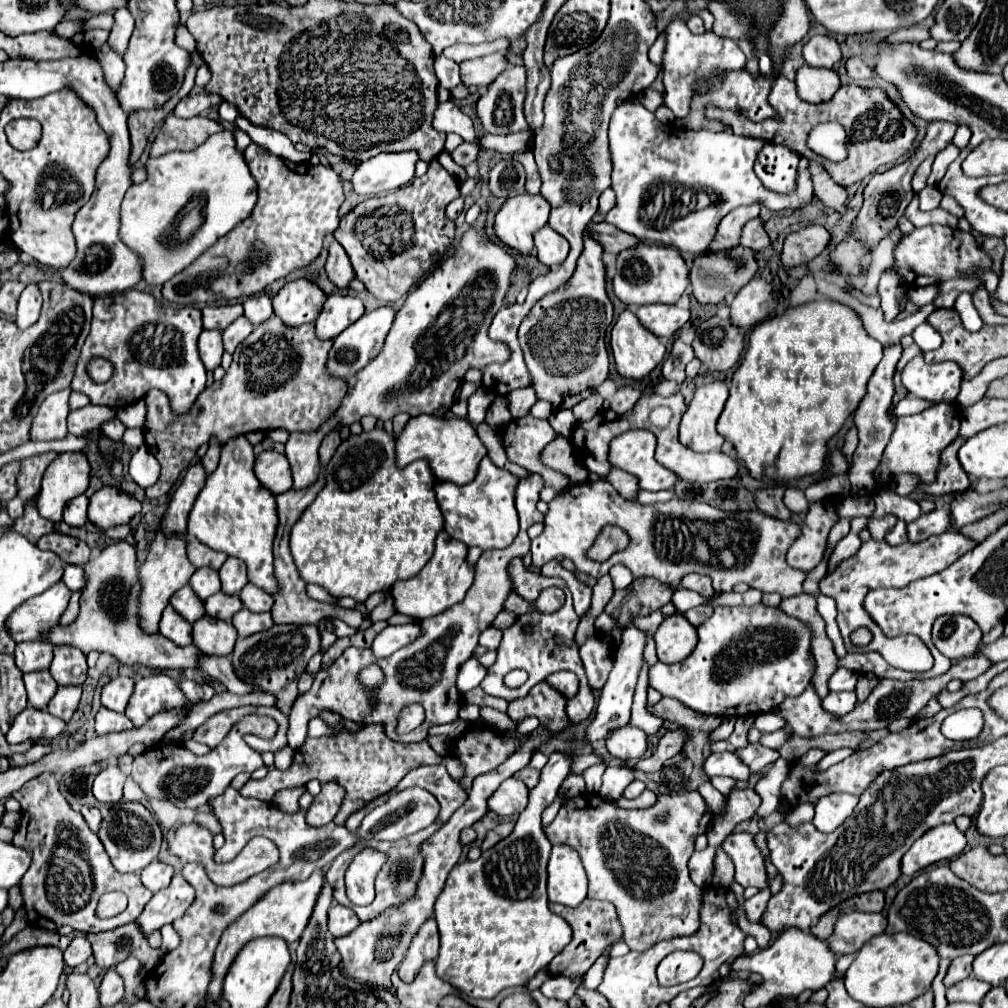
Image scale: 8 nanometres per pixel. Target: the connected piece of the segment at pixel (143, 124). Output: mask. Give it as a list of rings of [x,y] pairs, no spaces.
[[[195,51],[193,53],[195,57],[195,65],[189,69],[189,79],[185,79],[185,85],[183,89],[171,97],[165,105],[157,107],[157,109],[145,109],[145,111],[137,111],[137,113],[131,113],[129,115],[129,133],[131,133],[131,163],[135,163],[143,149],[145,149],[145,143],[147,143],[147,137],[151,135],[151,131],[155,129],[157,123],[161,123],[171,111],[173,107],[179,103],[181,97],[185,97],[189,93],[189,87],[193,87],[193,79],[195,79],[195,71],[199,65],[203,65],[203,59],[199,57],[199,53]]]

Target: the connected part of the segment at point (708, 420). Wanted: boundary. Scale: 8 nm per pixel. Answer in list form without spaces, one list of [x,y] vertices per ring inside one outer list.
[[[721,381],[703,385],[695,391],[693,401],[679,425],[679,441],[693,451],[719,451],[723,437],[715,431],[715,423],[727,401],[727,385]]]

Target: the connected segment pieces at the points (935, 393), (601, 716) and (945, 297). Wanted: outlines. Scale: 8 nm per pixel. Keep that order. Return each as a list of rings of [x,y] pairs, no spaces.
[[[919,355],[905,365],[901,379],[905,389],[915,397],[951,403],[959,393],[963,371],[955,361],[929,365]]]
[[[629,625],[623,631],[623,643],[621,649],[617,649],[615,653],[615,663],[613,663],[613,671],[609,673],[609,679],[605,683],[605,687],[601,689],[601,697],[597,701],[597,711],[595,711],[595,719],[593,723],[587,727],[585,731],[585,739],[587,741],[595,741],[605,737],[609,731],[619,729],[623,725],[629,723],[629,715],[631,715],[631,701],[633,701],[633,693],[635,693],[635,685],[639,679],[639,671],[643,665],[643,649],[647,643],[647,633],[641,631],[635,625]]]
[[[951,279],[937,284],[940,293],[933,304],[937,308],[952,308],[957,296],[964,291],[973,292],[979,285],[979,279]]]

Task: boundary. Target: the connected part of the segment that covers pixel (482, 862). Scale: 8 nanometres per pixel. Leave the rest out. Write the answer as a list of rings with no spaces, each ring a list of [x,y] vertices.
[[[557,751],[551,753],[547,765],[541,769],[541,779],[539,779],[537,787],[533,787],[533,789],[529,791],[529,805],[527,805],[525,811],[519,815],[513,833],[511,833],[507,839],[499,841],[493,849],[483,851],[477,861],[463,861],[463,863],[457,863],[457,865],[451,869],[449,877],[447,877],[447,883],[445,883],[443,893],[439,893],[439,897],[437,897],[437,901],[435,901],[435,921],[437,921],[437,927],[439,927],[439,935],[441,935],[439,957],[437,957],[437,961],[435,961],[437,975],[439,975],[443,981],[447,981],[449,985],[453,985],[455,989],[459,989],[461,993],[469,995],[469,997],[491,999],[491,997],[495,997],[499,991],[503,991],[503,989],[507,989],[507,987],[527,985],[529,979],[533,979],[541,969],[545,969],[545,967],[549,965],[549,961],[571,941],[571,927],[569,927],[559,915],[555,915],[555,913],[549,911],[547,889],[545,889],[545,887],[547,887],[547,861],[549,861],[549,855],[551,855],[551,843],[549,843],[549,839],[545,837],[545,833],[543,833],[543,829],[541,829],[541,815],[543,815],[543,811],[553,803],[553,799],[555,799],[555,795],[557,795],[561,783],[563,783],[565,777],[569,775],[569,771],[571,771],[571,759],[569,759],[569,755],[567,755],[567,753],[557,753]]]

